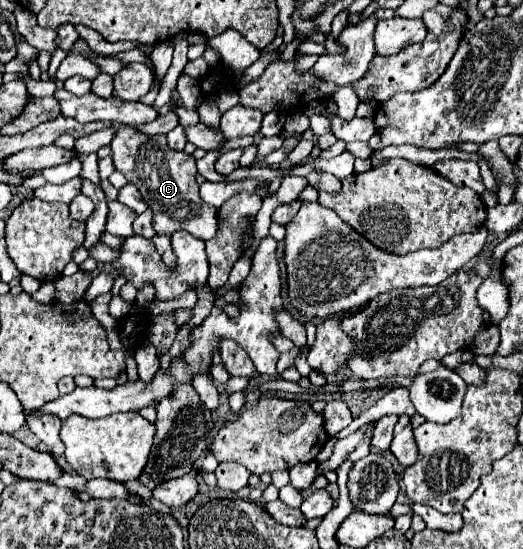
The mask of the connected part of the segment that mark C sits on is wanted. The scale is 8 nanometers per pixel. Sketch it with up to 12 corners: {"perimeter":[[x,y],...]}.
{"perimeter":[[120,125],[116,169],[154,211],[154,231],[208,241],[216,207],[198,195],[196,159],[166,135]]}

